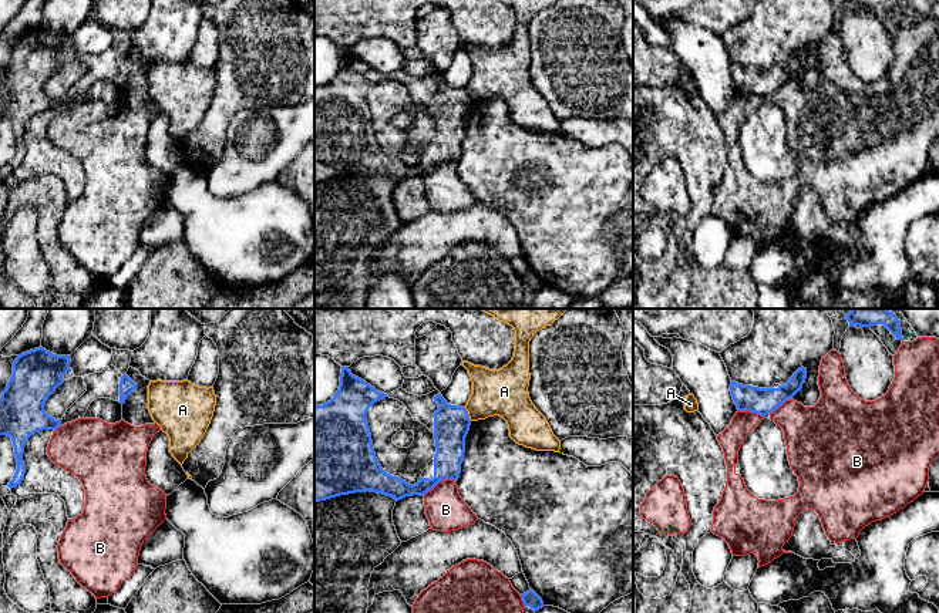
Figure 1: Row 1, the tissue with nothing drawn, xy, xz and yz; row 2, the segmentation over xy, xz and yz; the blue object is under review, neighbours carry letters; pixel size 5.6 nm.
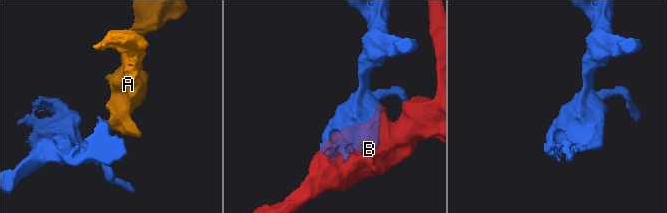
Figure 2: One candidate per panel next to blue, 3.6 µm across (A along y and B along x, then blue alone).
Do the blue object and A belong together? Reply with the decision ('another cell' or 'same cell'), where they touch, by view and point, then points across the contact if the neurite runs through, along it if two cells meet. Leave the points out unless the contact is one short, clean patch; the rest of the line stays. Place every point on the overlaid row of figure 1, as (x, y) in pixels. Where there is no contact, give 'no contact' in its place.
another cell; meets blue in xz at (467, 414); border along xz (464, 407), (471, 420)

